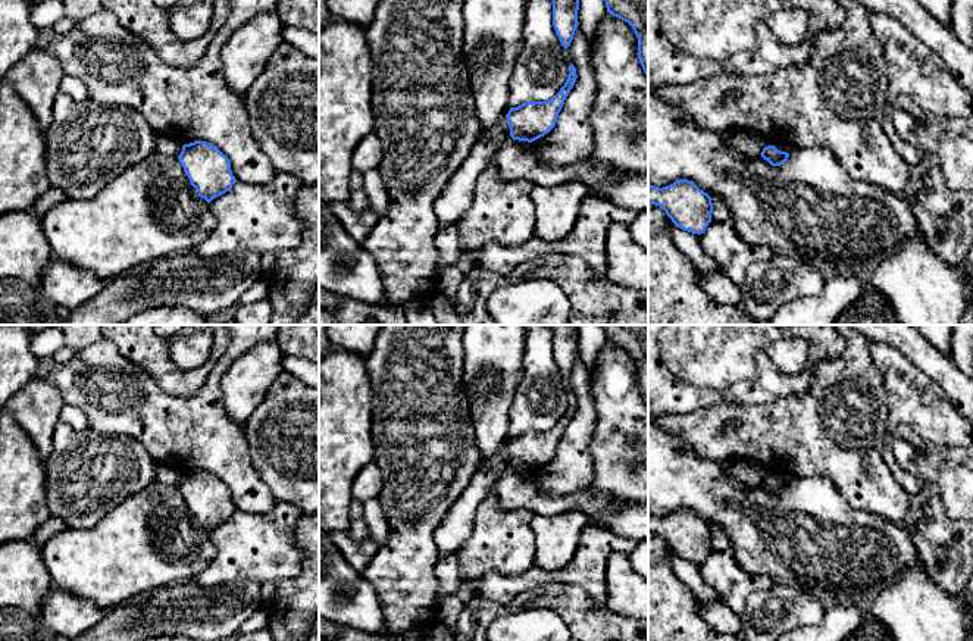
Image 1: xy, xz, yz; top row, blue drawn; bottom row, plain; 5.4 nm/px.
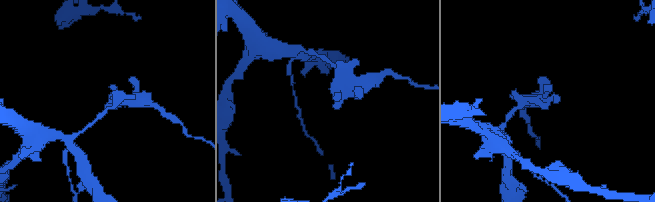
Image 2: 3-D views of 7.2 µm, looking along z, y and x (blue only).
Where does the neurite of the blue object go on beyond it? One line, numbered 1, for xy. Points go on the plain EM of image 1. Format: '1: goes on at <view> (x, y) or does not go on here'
1: does not go on here

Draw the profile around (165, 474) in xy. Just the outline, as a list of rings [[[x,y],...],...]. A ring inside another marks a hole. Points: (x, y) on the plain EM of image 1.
[[[157,465],[157,469],[156,469],[156,481],[162,484],[179,485],[182,481],[182,475],[184,473],[179,472],[178,469],[173,469],[166,465]]]

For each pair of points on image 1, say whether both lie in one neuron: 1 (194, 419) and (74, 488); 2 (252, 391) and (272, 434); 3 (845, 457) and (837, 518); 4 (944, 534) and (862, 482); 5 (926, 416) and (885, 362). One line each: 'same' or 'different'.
1: different
2: different
3: different
4: different
5: same

